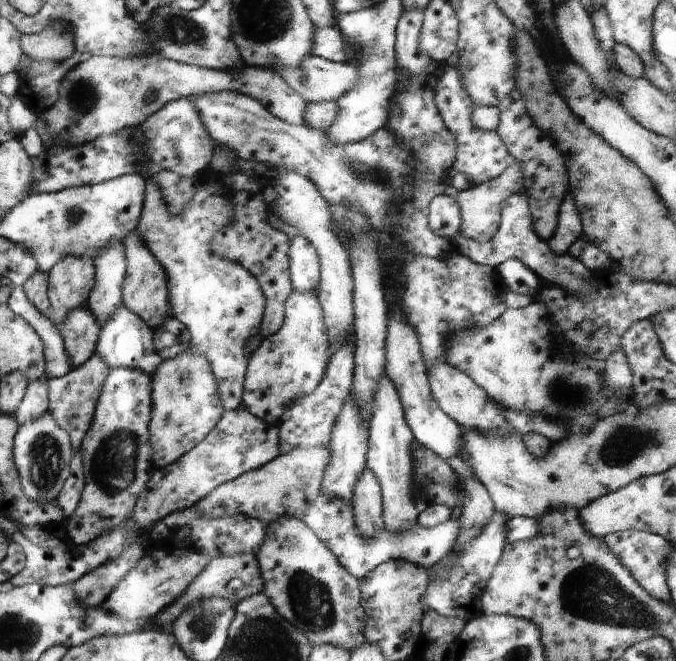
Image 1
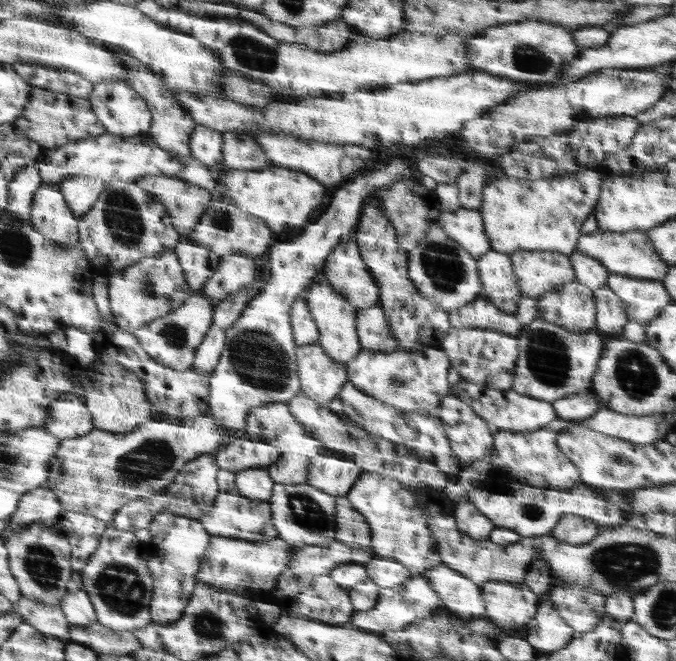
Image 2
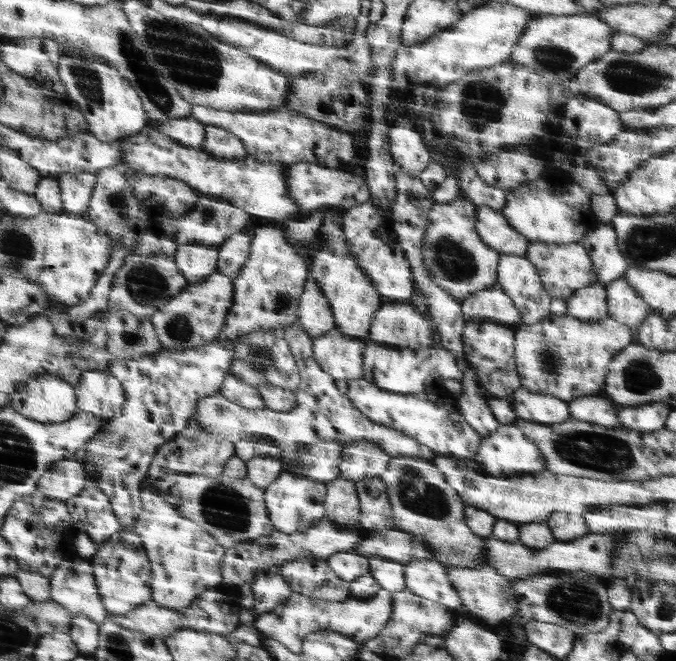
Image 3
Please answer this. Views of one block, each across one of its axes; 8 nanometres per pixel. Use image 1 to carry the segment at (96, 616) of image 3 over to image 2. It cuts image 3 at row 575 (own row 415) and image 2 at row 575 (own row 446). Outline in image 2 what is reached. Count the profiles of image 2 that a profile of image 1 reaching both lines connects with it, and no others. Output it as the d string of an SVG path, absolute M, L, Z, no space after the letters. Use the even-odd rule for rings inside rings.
M74 572L74 582L70 580L70 594L62 600L62 610L66 610L66 618L70 618L70 624L74 626L86 626L90 622L96 622L94 606L82 586L82 576Z

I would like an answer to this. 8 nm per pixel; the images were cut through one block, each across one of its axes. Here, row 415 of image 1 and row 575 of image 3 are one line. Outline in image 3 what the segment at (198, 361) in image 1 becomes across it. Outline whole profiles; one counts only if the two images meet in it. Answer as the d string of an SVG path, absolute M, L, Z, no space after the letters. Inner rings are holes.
M152 490L142 492L142 518L138 518L134 532L142 534L142 543L153 563L154 602L176 610L187 608L206 590L220 587L222 556L226 550L213 535L178 514Z

